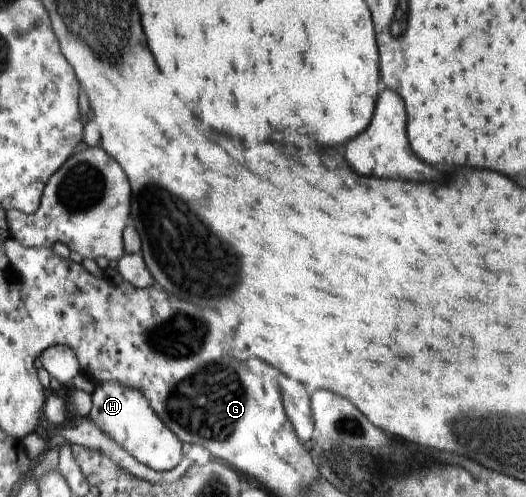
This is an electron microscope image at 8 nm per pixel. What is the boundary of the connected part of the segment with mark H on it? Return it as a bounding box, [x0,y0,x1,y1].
[87,381,182,471]

